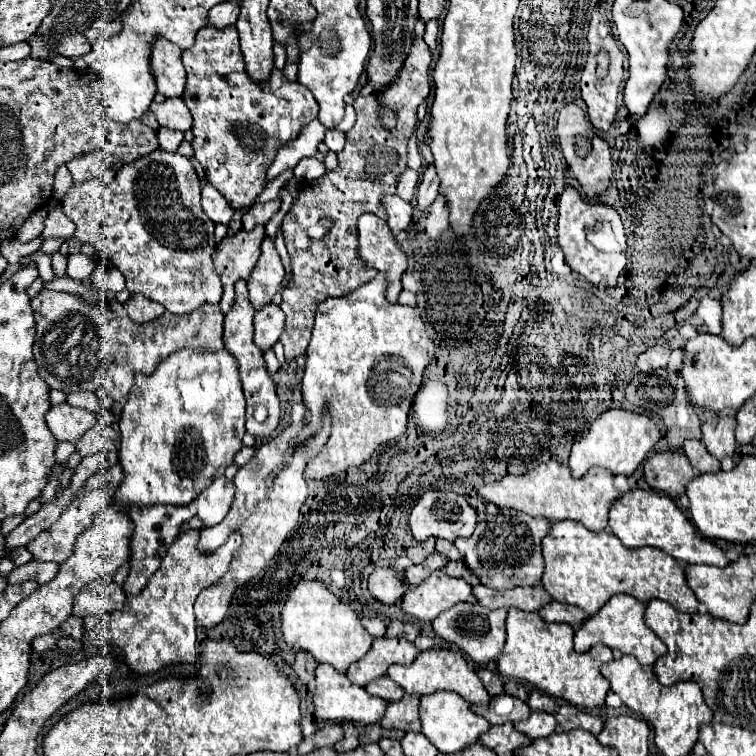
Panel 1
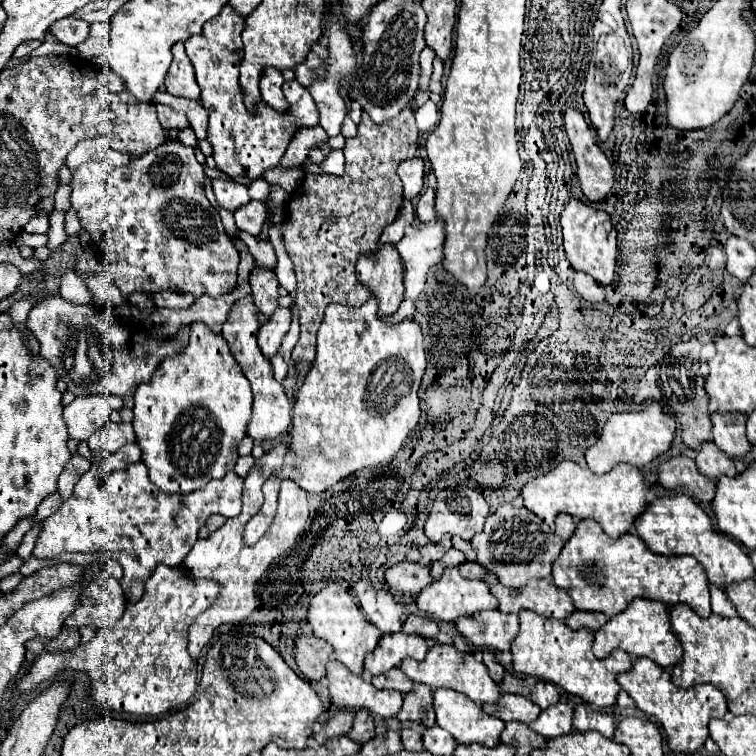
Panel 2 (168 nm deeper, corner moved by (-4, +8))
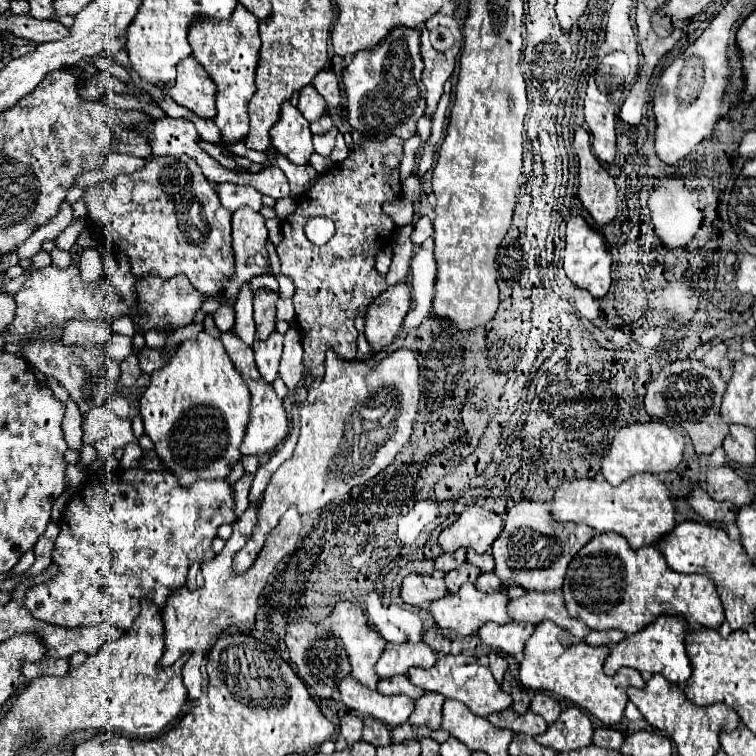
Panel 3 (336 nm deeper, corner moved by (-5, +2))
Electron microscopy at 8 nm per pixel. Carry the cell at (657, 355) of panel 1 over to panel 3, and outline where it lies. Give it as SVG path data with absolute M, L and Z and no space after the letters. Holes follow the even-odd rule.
M717 343L705 355L703 362L705 365L709 365L709 367L715 367L715 369L731 369L733 367L733 359L729 359L727 353L729 353L729 347L725 343Z

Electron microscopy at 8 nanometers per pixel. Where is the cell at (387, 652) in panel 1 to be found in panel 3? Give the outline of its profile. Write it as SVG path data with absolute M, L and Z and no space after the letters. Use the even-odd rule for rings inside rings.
M389 643L385 651L381 653L381 659L377 661L375 669L381 679L405 675L411 667L423 667L429 669L437 661L435 651L425 643L403 643L393 645Z

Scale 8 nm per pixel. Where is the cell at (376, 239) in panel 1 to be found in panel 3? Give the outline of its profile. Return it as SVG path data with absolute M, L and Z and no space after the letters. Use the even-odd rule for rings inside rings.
M405 283L389 287L371 307L367 307L365 339L371 345L371 353L387 349L397 337L399 327L411 305L411 291Z

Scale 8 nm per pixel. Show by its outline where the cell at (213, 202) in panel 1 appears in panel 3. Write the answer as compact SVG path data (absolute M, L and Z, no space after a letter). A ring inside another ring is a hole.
M221 183L217 193L219 193L219 199L221 199L223 207L229 209L229 211L237 211L241 207L251 207L251 209L259 211L263 207L263 201L261 201L263 195L249 185Z

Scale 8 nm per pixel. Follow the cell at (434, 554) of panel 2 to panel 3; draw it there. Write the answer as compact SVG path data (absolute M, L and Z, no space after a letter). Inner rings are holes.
M457 549L455 553L443 553L437 561L435 561L435 569L443 571L443 573L449 573L457 567L461 567L465 563L465 555L467 551L465 549Z

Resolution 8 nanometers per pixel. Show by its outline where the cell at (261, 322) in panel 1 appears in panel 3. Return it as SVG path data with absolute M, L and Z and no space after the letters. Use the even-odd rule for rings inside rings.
M273 331L267 341L255 341L253 345L257 369L267 383L273 383L277 379L281 351L283 351L283 335L277 331Z

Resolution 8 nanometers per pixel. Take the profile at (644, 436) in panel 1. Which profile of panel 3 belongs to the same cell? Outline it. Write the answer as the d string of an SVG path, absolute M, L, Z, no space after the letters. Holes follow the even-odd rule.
M651 421L651 423L633 423L617 431L609 455L603 459L601 475L611 485L621 485L621 481L637 475L637 473L667 473L677 469L677 465L683 459L683 447L685 439L679 431L669 427L663 421Z

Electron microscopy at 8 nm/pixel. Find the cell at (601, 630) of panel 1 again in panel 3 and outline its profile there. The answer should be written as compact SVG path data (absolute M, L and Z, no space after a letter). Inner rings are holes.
M661 617L661 621L655 621L649 625L649 629L643 629L641 633L627 635L621 645L615 645L605 661L605 673L615 675L621 667L637 669L639 673L659 673L665 679L673 683L685 683L691 677L691 661L685 653L685 635L689 631L689 623L681 621L681 617Z

